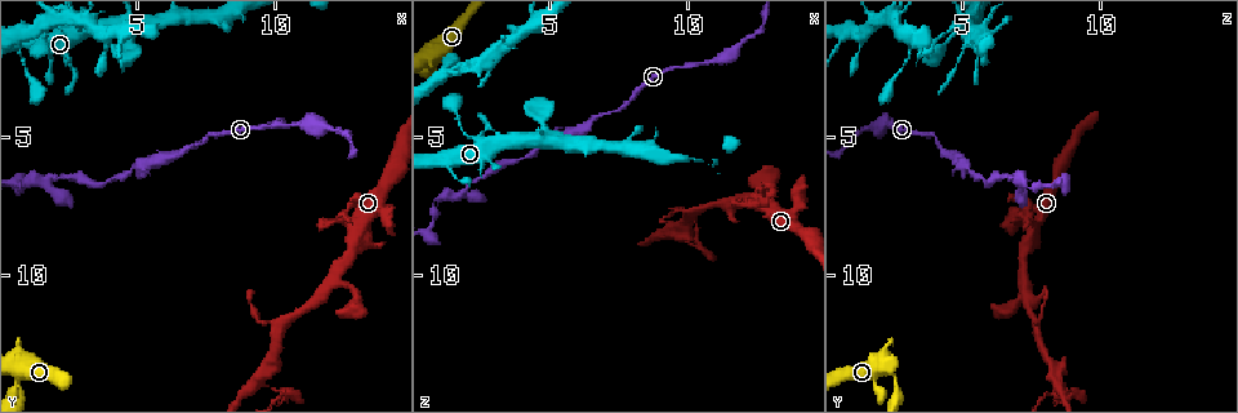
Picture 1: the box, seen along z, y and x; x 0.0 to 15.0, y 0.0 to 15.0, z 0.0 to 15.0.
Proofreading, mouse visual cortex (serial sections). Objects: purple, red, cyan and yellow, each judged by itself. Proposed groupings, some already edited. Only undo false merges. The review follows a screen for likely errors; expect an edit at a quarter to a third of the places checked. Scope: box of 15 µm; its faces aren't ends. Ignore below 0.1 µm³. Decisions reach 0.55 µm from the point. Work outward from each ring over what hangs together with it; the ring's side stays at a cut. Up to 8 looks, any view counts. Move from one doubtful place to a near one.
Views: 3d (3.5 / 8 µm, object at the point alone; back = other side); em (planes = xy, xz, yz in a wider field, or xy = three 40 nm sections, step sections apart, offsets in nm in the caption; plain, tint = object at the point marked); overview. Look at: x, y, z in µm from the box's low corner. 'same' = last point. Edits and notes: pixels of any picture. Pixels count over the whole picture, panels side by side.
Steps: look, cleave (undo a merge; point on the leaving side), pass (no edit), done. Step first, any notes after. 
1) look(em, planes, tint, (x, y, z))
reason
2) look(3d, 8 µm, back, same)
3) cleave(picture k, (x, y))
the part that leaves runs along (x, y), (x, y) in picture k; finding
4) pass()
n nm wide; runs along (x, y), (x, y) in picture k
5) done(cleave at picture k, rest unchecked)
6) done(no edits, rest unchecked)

look(3d, 3.5 µm, (12.7, 8.2, 7.7))
sharp bend

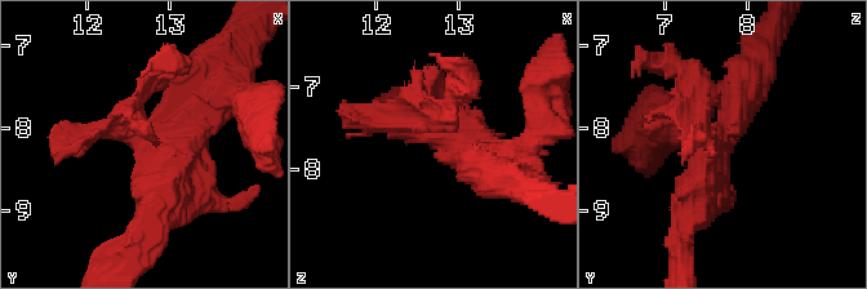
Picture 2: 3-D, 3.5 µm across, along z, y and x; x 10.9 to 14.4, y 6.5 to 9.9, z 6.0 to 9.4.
look(em, xy, step 5, tint, (12.65, 8.20, 7.65))

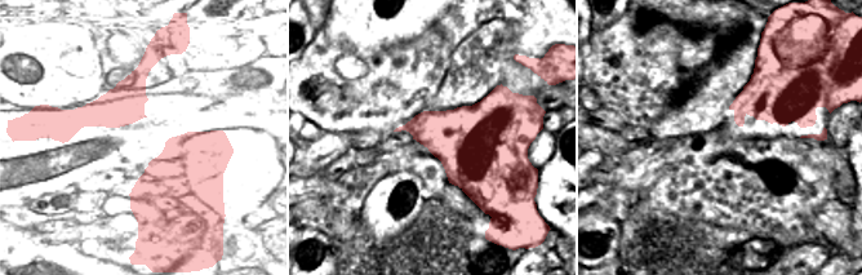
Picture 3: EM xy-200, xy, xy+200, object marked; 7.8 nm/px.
cleave(picture 2, (151, 87))
500 nm wide; the part that leaves runs along (124, 130), (168, 59) in picture 2; two cells meet here

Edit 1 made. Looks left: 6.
look(overview)

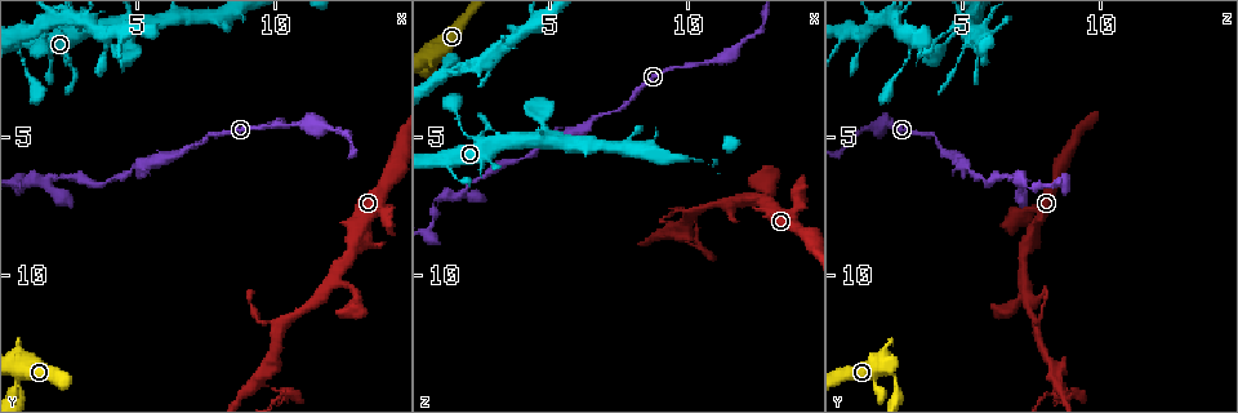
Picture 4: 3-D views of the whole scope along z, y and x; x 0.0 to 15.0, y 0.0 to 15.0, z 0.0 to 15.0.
look(3d, 3.5 µm, (10.5, 14.2, 8.9))
sharp bend

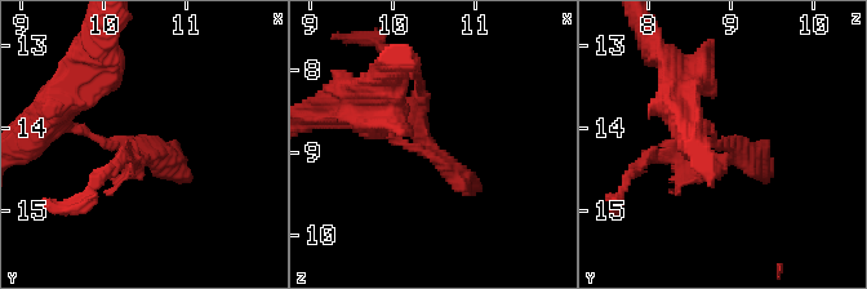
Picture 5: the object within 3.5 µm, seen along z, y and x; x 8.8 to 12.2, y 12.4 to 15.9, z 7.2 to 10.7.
look(em, xy, step 1, tint, (10.40, 14.25, 8.95))

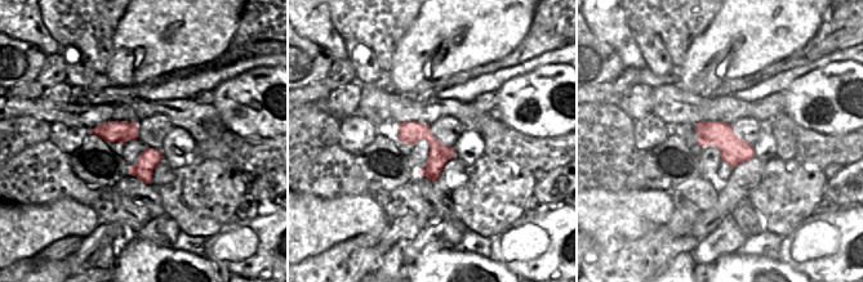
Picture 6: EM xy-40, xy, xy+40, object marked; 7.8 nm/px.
pass()
runs along (356, 124), (428, 151), (421, 81) in picture 5; continuous, no second cell

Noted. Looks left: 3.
look(3d, 3.5 µm, (4.9, 1.1, 4.9))
thin arm on a thick one

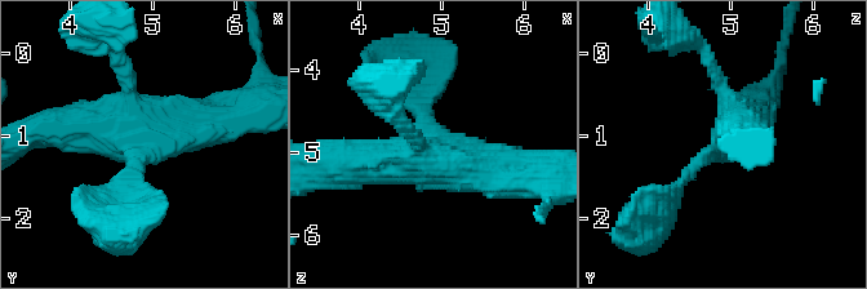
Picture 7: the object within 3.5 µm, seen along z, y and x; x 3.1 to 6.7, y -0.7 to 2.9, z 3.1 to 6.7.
look(em, planes, tint, (4.85, 1.15, 4.95))
4 arms; arms of 200, 200, 500, 500 nm; shape alone is not enough

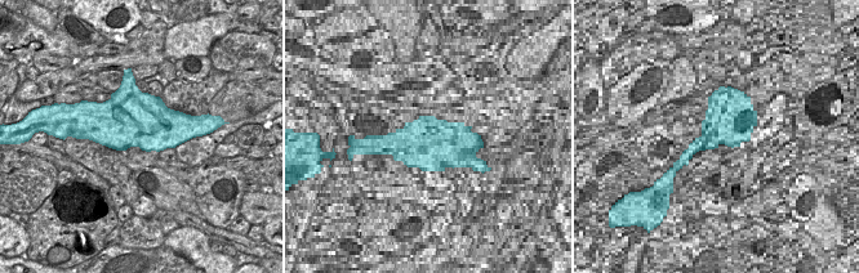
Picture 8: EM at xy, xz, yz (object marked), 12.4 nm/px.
pass()
runs along (336, 164), (427, 160), (514, 177) in picture 7; continuous, no second cell

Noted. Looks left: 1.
done(cleave at picture 2, rest unchecked)

